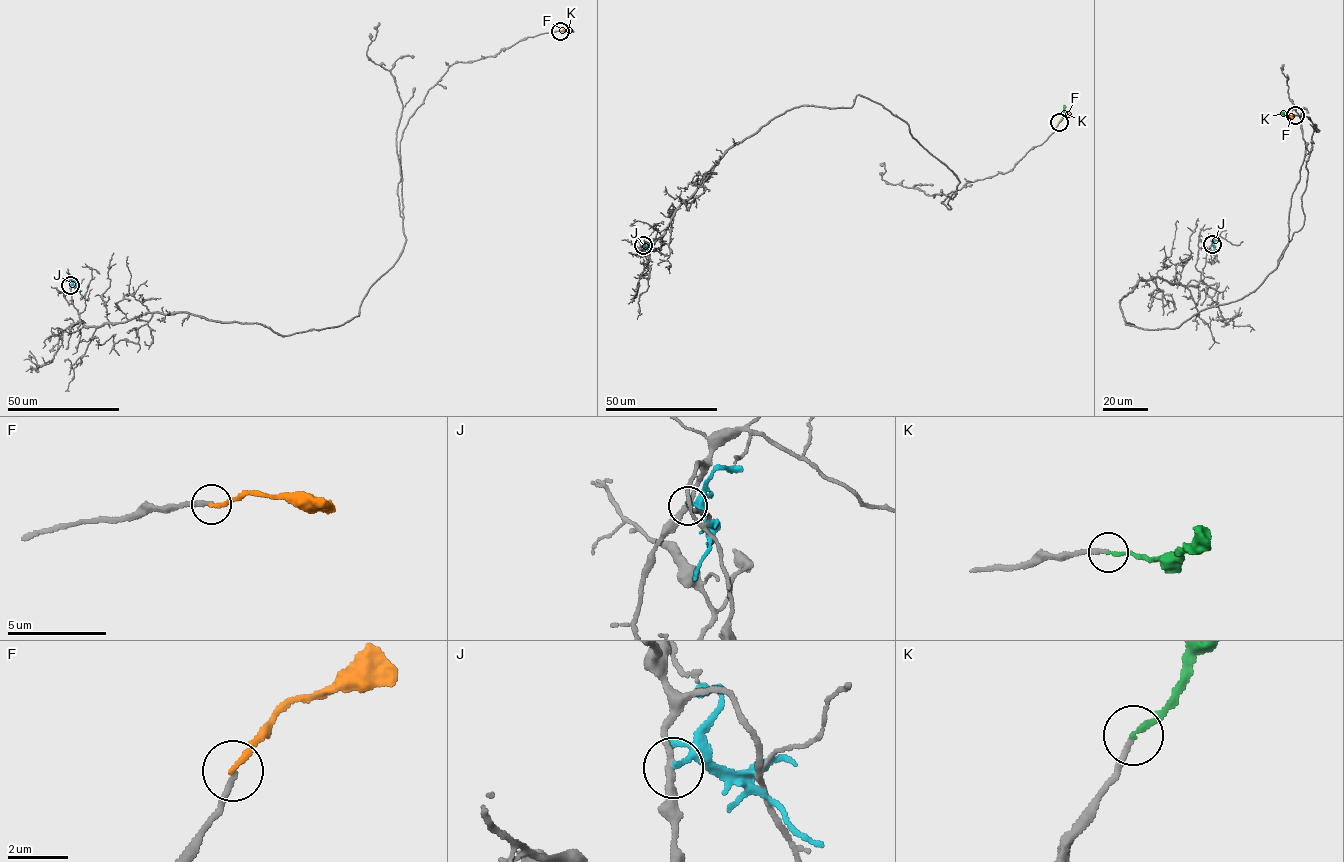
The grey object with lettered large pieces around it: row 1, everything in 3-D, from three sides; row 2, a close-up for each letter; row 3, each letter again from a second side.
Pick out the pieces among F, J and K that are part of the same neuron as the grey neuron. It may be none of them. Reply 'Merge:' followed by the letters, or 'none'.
Merge: K

